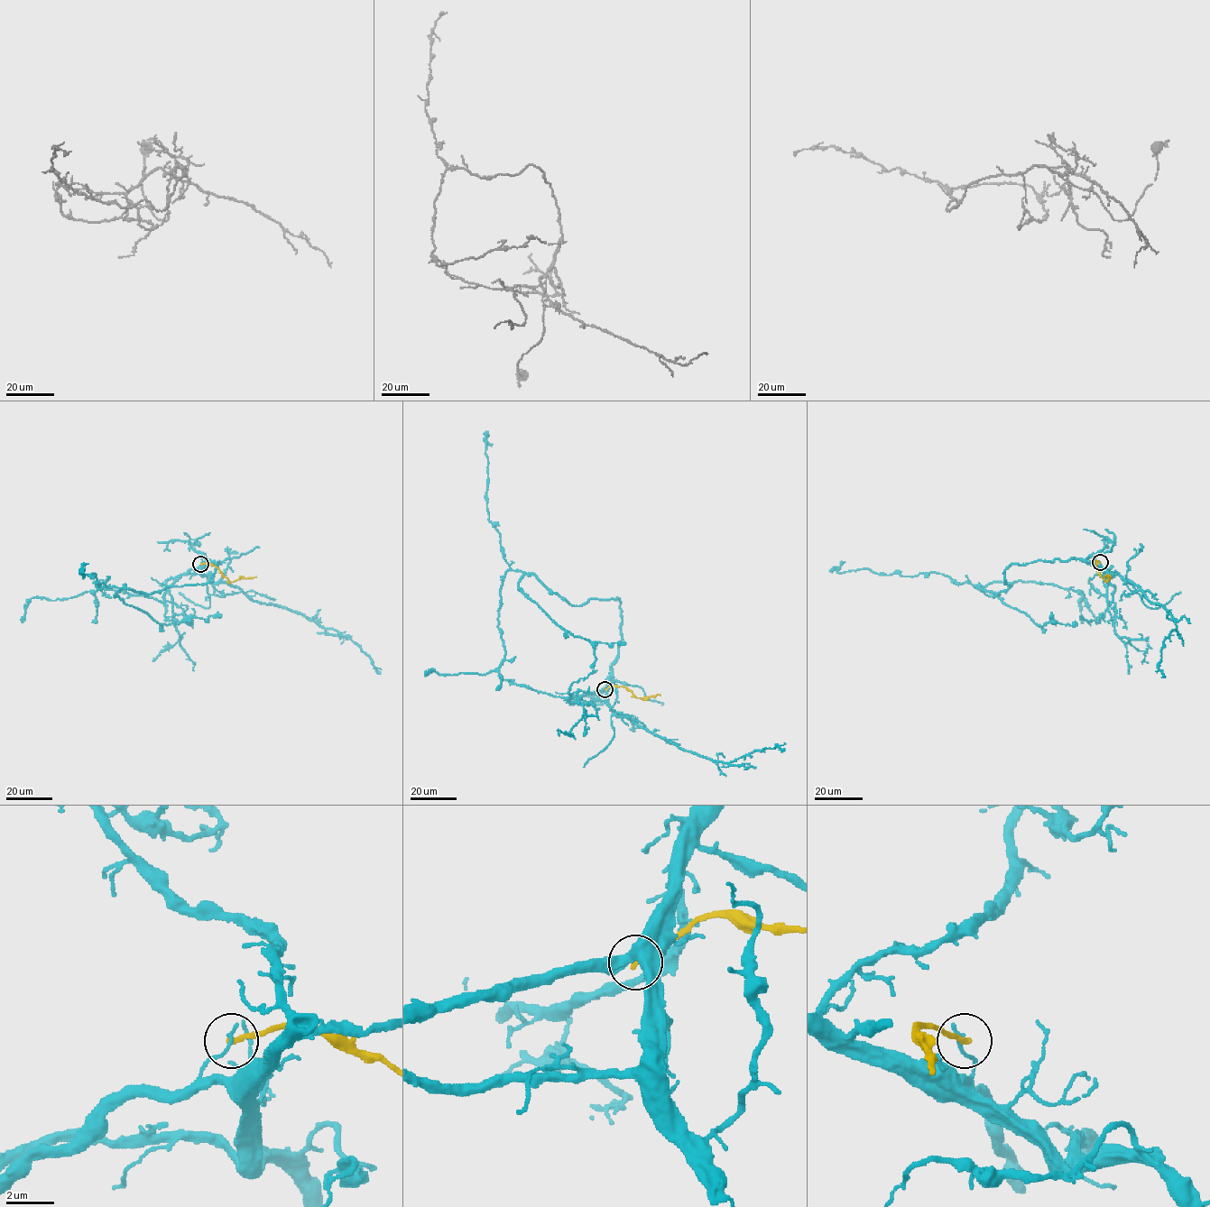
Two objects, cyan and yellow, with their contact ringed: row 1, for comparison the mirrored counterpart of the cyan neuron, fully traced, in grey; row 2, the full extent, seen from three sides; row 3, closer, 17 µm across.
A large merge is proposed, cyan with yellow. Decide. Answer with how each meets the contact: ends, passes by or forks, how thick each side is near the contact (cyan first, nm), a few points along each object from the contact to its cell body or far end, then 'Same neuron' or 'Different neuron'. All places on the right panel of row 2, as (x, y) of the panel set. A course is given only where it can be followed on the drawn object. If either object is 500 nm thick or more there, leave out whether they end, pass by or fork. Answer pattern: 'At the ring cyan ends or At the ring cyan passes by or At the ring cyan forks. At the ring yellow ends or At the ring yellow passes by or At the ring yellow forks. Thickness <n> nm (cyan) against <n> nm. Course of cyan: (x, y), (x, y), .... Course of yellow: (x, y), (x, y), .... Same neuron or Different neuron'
At the ring cyan ends. At the ring yellow ends. Thickness 170 nm (cyan) against 220 nm. Course of cyan: (1100, 563), (1011, 564), (1004, 572), (1008, 589), (999, 594), (974, 586), (1035, 581), (1081, 591), (1084, 623). Course of yellow: (1100, 563), (1095, 561), (1096, 570), (1108, 581), (1111, 577), (1106, 575). Different neuron

